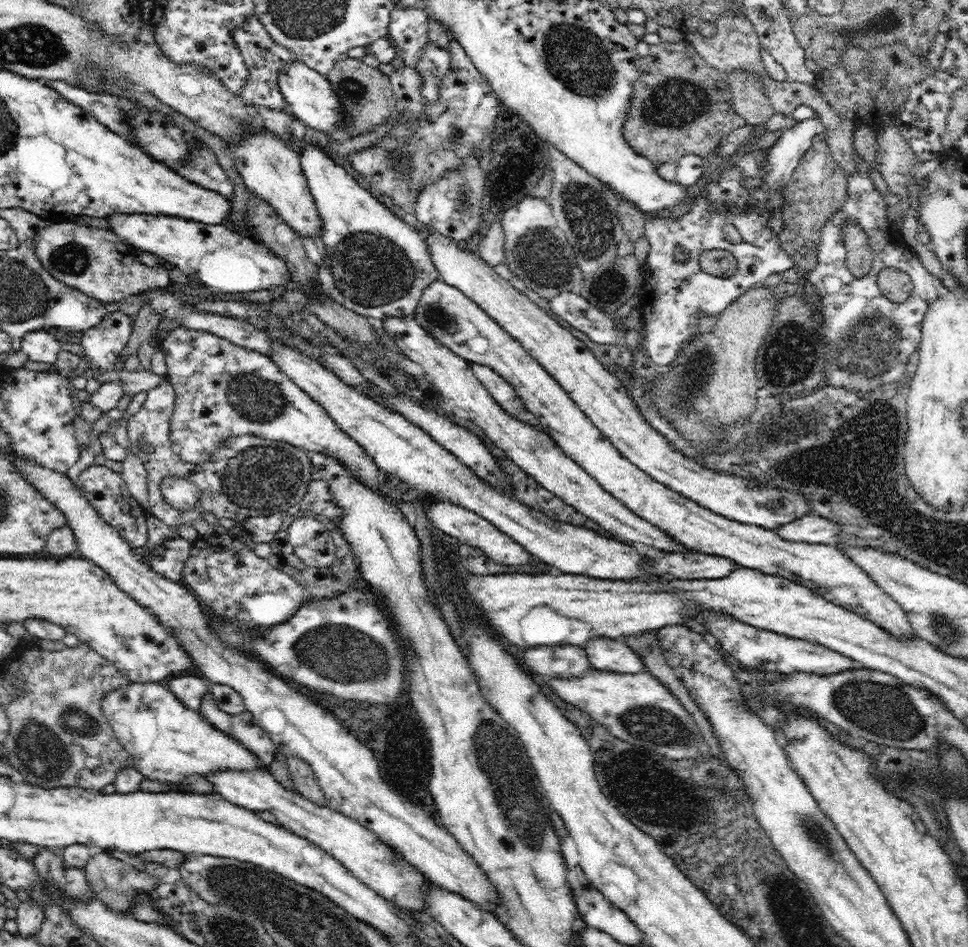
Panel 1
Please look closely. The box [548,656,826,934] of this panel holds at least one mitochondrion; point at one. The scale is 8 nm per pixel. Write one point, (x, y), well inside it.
(651, 726)

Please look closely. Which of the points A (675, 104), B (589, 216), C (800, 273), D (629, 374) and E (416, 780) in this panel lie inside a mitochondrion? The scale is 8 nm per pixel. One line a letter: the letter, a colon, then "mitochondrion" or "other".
A: mitochondrion
B: mitochondrion
C: other
D: other
E: other

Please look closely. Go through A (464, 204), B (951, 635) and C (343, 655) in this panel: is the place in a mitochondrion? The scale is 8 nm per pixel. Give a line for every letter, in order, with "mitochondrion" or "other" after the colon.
A: mitochondrion
B: mitochondrion
C: mitochondrion

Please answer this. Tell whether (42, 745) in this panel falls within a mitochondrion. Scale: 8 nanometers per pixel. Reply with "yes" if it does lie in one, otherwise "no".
yes

